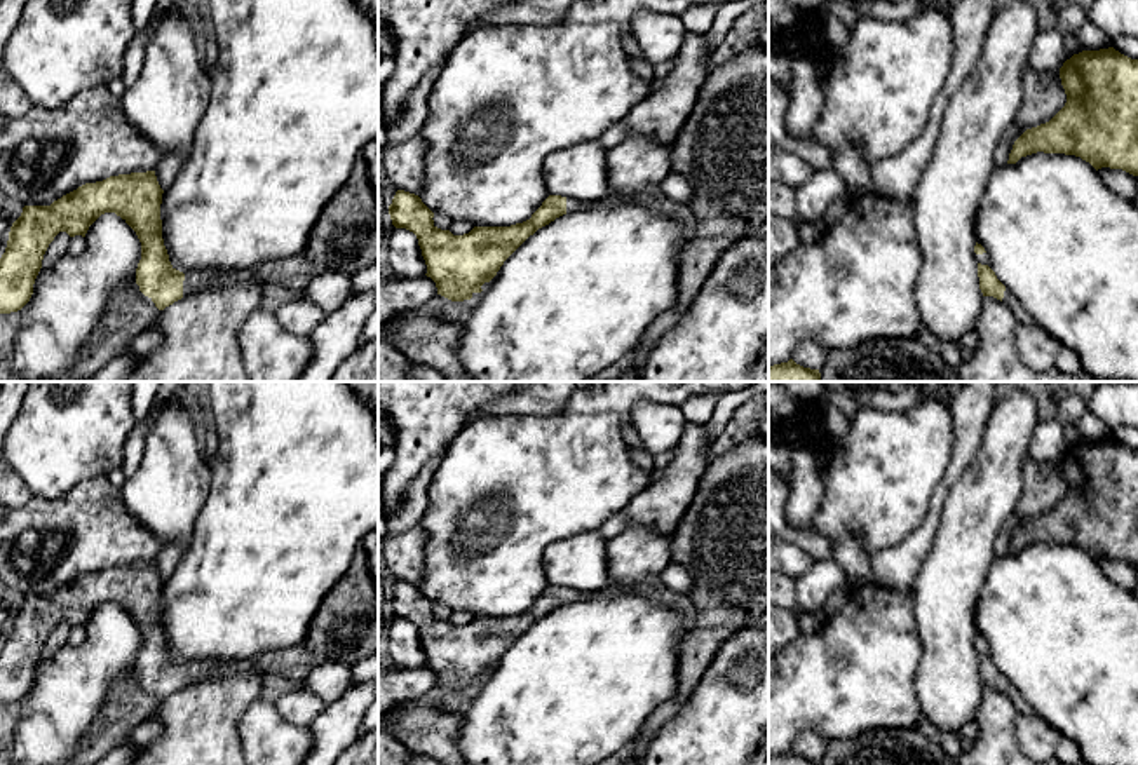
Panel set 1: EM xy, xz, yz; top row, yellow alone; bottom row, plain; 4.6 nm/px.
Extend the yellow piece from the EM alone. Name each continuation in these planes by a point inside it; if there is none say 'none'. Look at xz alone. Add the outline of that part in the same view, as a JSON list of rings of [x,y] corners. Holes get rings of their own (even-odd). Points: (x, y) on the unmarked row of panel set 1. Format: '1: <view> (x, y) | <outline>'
1: xz (609, 591) | [[[608,586],[599,592],[580,592],[580,591],[573,591],[573,589],[566,589],[566,603],[572,601],[584,601],[589,598],[612,598],[615,594],[619,594],[622,589],[615,587],[615,586]]]

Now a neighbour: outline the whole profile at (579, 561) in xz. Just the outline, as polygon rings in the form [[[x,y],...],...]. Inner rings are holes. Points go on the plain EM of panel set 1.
[[[582,530],[556,540],[544,551],[544,570],[551,586],[599,592],[612,586],[606,538],[598,530]]]

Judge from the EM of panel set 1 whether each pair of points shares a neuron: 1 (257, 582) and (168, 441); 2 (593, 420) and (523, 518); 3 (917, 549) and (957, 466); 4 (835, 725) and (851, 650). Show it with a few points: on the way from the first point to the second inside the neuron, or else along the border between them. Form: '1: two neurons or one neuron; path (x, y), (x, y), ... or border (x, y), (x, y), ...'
1: two neurons; border (209, 462), (211, 487), (196, 518), (190, 539)
2: one neuron; path (582, 445), (534, 494)
3: one neuron; path (928, 528), (943, 487)
4: one neuron; path (835, 706), (837, 687), (851, 670)

